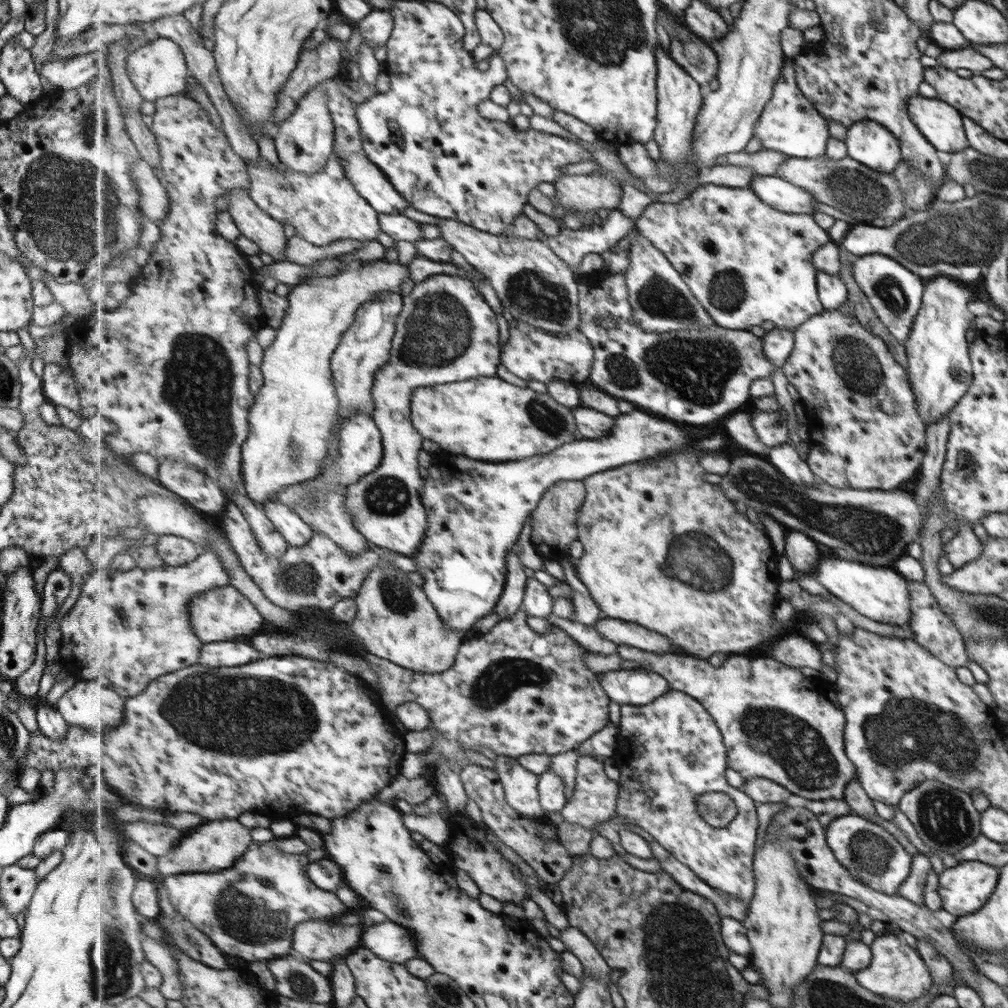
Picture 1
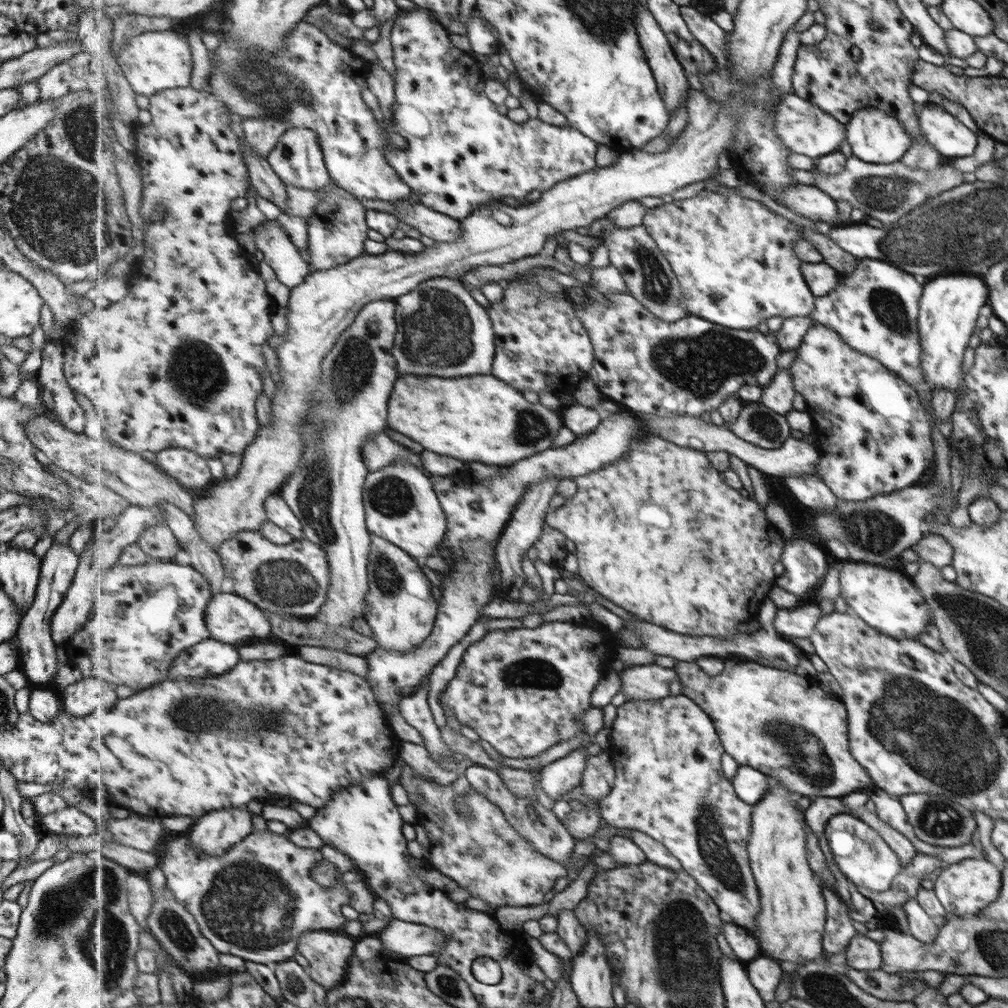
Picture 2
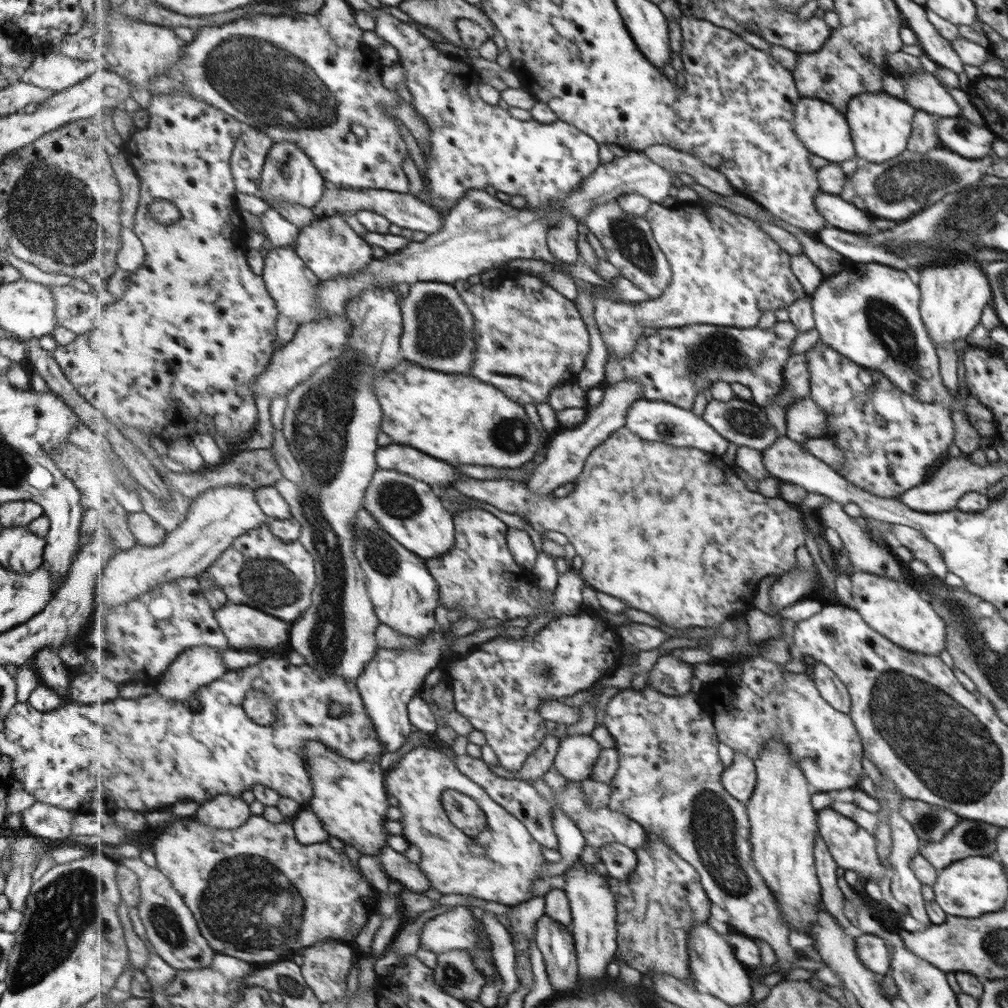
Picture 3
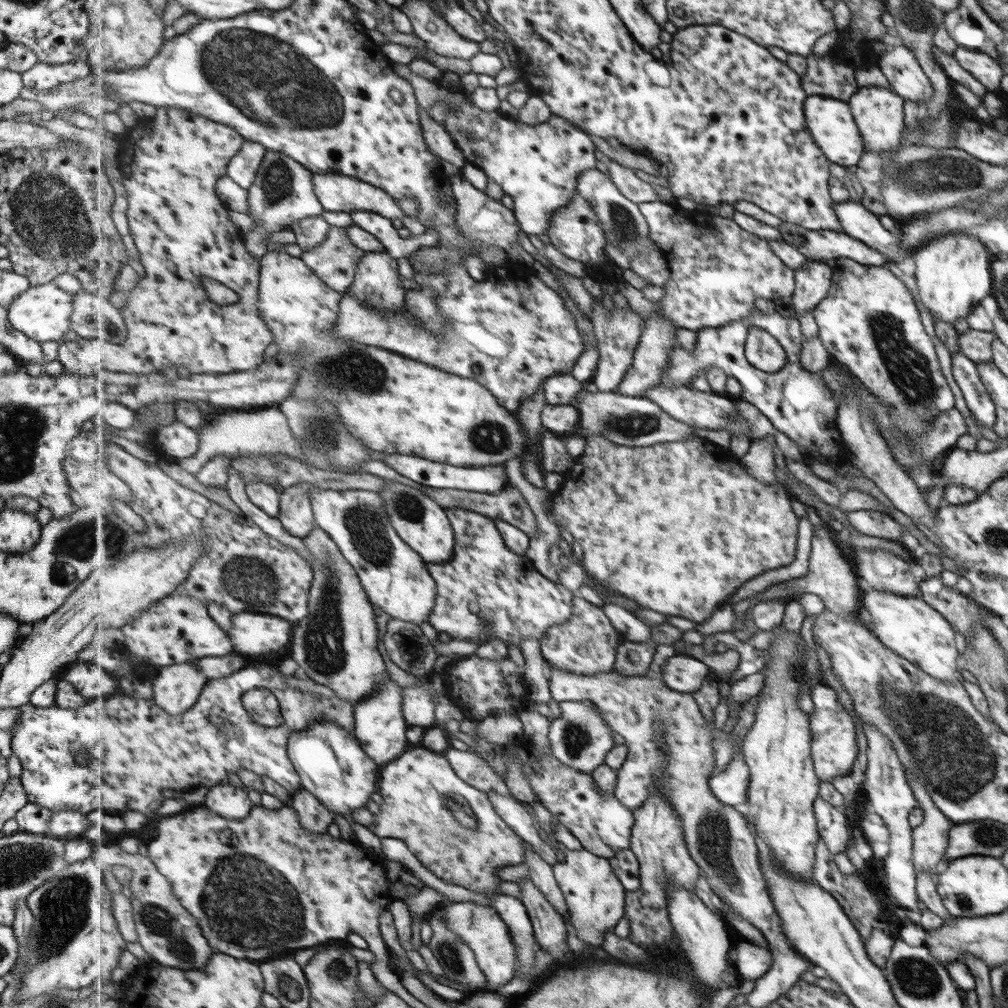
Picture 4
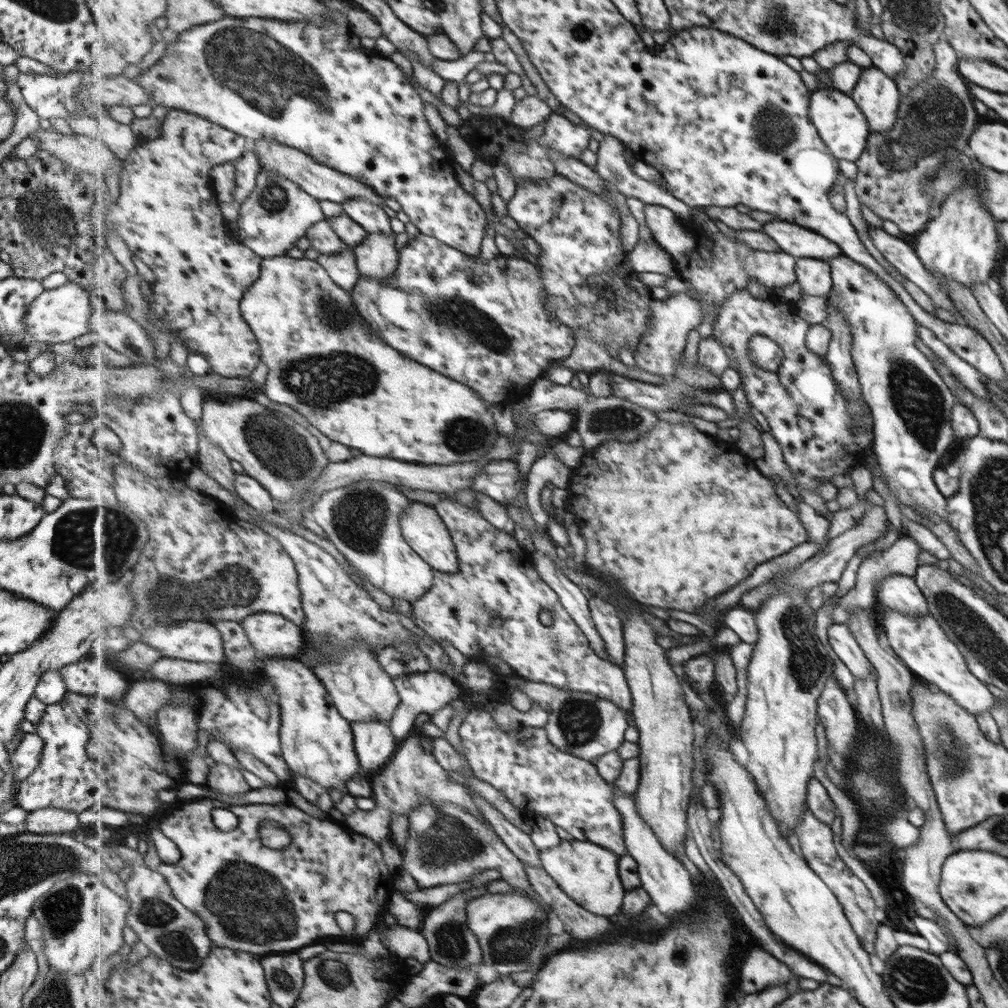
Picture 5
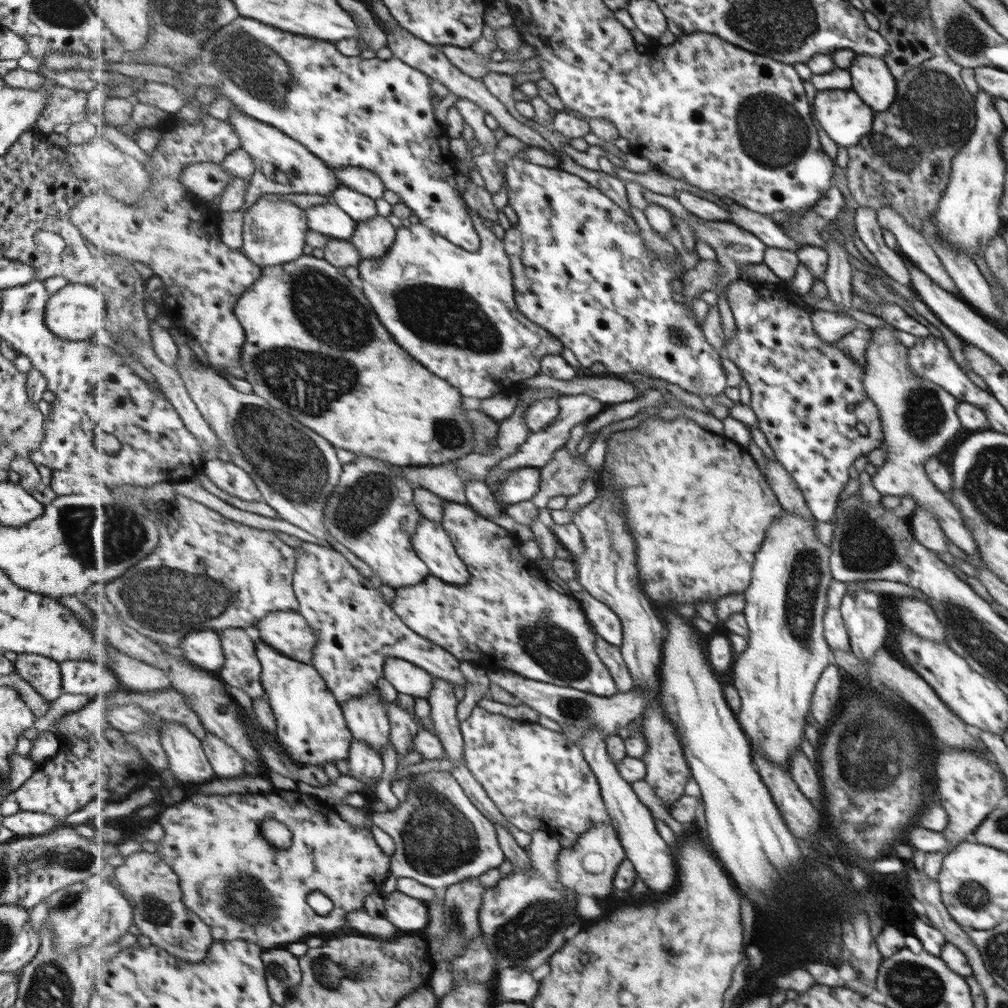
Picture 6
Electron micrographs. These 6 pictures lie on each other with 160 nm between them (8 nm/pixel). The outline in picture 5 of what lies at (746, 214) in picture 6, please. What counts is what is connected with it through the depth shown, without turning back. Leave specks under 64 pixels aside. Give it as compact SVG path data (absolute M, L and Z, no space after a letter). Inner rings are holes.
M774 219L762 224L762 230L778 243L779 248L795 258L818 258L827 260L842 254L842 250L815 231L795 223Z

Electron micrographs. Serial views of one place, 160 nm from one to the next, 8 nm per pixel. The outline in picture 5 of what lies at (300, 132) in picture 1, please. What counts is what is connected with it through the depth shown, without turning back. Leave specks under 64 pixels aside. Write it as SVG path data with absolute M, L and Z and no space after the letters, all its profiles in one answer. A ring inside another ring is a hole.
M262 170L258 174L256 189L240 205L238 236L262 259L287 256L287 250L291 250L299 238L306 236L314 225L326 217L320 200L303 190L294 180L277 171Z

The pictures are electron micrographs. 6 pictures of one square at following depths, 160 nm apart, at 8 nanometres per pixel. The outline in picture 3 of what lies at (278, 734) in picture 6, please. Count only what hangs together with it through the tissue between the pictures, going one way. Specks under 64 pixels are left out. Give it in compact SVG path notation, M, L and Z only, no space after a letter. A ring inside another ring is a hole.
M310 740L306 744L304 757L315 787L314 797L309 805L322 820L324 829L331 837L340 839L344 845L351 845L378 861L390 836L385 831L391 795L386 786L387 772L383 771L379 762L349 760L316 740Z

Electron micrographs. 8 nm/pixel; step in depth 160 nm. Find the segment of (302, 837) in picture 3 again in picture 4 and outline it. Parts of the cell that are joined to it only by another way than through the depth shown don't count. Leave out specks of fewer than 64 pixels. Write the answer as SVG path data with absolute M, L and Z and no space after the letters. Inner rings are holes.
M304 787L292 793L289 805L297 810L301 826L311 833L327 833L327 828L336 820L336 815Z

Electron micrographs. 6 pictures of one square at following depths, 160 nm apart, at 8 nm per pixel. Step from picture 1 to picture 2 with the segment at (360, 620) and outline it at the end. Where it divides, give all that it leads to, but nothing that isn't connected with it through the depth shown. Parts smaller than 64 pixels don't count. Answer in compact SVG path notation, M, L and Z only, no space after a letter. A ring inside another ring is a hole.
M372 534L370 590L366 594L365 617L374 632L378 647L395 652L411 652L434 632L439 603L433 598L431 582L414 555L378 534Z

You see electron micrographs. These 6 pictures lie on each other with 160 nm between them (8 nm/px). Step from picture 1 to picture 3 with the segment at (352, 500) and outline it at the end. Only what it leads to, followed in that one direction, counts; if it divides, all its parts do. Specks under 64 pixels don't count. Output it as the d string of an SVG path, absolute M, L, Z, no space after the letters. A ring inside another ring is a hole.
M416 282L410 285L408 295L403 297L404 333L401 340L403 358L411 362L419 362L431 370L439 370L446 374L469 374L475 365L475 352L478 350L475 315L462 294L454 284L444 282ZM377 470L369 485L365 508L382 523L383 528L409 550L426 560L440 560L454 548L454 515L443 505L436 488L399 471Z

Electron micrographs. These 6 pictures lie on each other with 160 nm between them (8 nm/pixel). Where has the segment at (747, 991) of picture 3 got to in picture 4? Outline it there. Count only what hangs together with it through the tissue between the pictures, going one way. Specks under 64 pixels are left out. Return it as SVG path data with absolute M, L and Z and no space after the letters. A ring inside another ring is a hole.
M670 884L670 917L680 938L681 948L692 965L695 978L699 982L711 986L713 991L721 988L737 988L741 983L736 964L727 960L731 950L731 940L727 934L727 920L722 914L713 914L711 908L703 904L703 900L689 890L678 884Z

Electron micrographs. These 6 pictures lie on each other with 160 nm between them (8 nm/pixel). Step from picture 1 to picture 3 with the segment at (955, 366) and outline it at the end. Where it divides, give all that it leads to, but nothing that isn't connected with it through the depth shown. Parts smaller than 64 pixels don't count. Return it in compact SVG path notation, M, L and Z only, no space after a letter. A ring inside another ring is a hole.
M962 257L962 261L956 261L951 265L941 267L920 267L918 270L919 290L922 291L920 316L929 333L930 341L934 346L951 344L954 340L961 340L973 330L973 326L979 324L979 314L982 314L985 304L992 304L991 292L989 292L989 280L981 274L979 263L970 257Z

